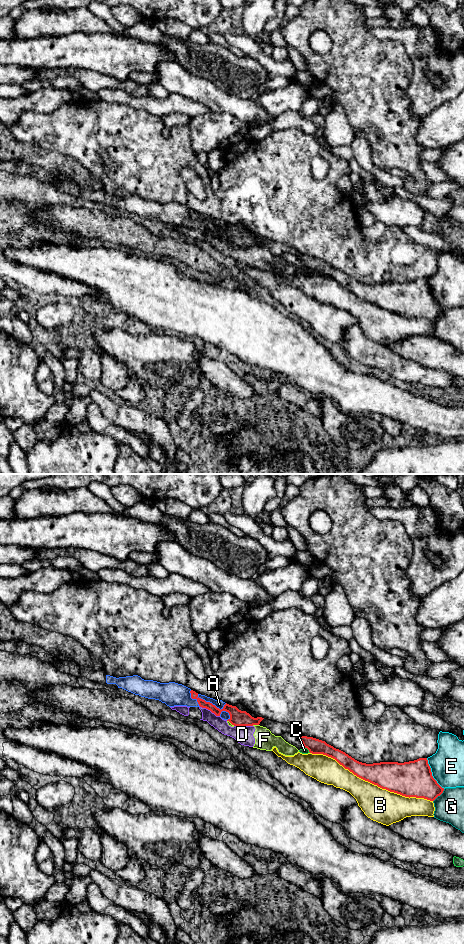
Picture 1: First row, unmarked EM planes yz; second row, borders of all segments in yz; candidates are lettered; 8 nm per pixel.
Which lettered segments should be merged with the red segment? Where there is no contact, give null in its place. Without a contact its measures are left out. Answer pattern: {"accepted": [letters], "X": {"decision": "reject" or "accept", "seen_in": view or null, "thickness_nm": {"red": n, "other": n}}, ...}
{"accepted": [], "A": {"decision": "reject", "seen_in": "yz", "thickness_nm": {"red": 110, "other": 70}}, "B": {"decision": "reject", "seen_in": "yz", "thickness_nm": {"red": 260, "other": 260}}, "C": {"decision": "reject", "seen_in": "yz", "thickness_nm": {"red": 130, "other": 50}}, "D": {"decision": "reject", "seen_in": "yz", "thickness_nm": {"red": 130, "other": 100}}, "E": {"decision": "reject", "seen_in": "yz", "thickness_nm": {"red": 280, "other": 280}}, "F": {"decision": "reject", "seen_in": "yz", "thickness_nm": {"red": 130, "other": 160}}, "G": {"decision": "reject", "seen_in": "yz", "thickness_nm": {"red": 280, "other": 240}}}

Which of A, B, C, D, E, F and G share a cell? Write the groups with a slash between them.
A / B / C / D F / E / G

